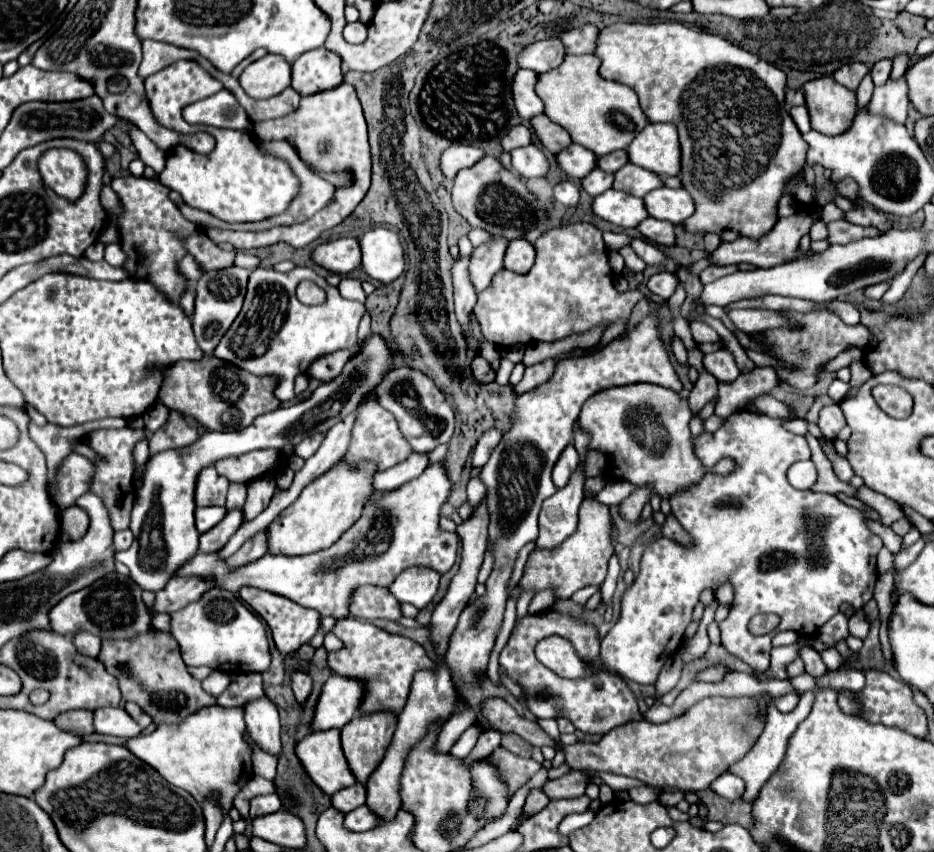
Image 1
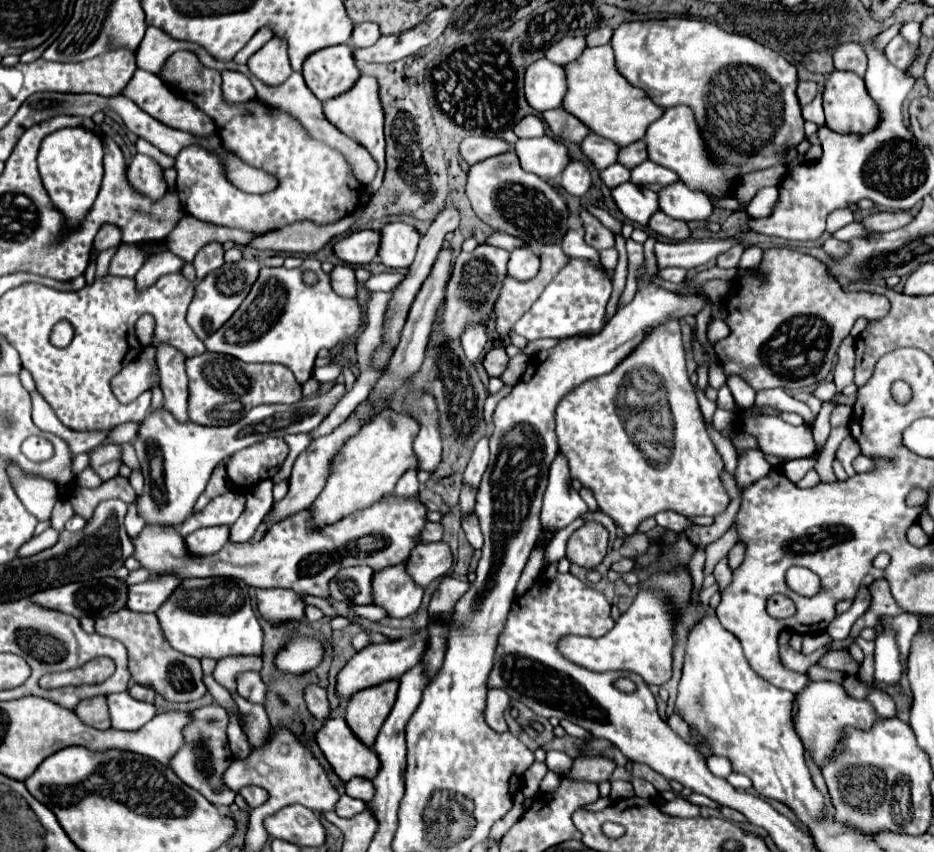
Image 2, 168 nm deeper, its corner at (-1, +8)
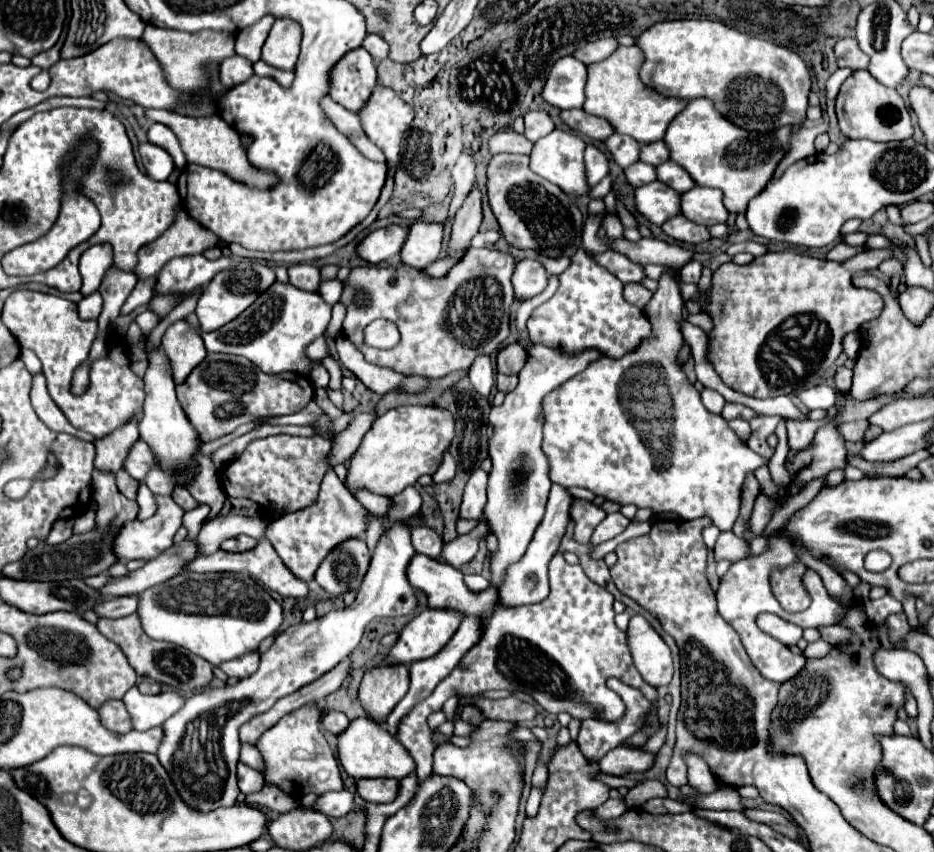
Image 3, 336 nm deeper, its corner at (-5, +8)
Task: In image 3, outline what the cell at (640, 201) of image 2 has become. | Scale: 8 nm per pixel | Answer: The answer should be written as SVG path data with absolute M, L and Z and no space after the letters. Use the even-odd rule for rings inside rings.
M651 182L635 190L637 210L653 224L663 224L681 210L681 194L661 182Z

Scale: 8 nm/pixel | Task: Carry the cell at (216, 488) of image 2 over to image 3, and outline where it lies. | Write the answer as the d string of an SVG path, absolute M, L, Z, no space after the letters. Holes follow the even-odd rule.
M201 504L201 506L195 508L195 510L185 512L185 516L183 516L183 526L189 530L187 540L195 540L195 538L197 538L199 530L201 530L205 518L207 518L207 514L209 514L209 506L205 506L205 504Z

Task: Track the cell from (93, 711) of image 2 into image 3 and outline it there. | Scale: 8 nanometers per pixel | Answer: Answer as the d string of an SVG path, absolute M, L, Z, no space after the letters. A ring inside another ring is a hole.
M121 700L105 702L105 706L101 706L99 714L101 714L103 726L117 732L117 734L125 734L125 732L133 730L131 716L129 716L129 712L127 712L127 708L125 708L125 704Z

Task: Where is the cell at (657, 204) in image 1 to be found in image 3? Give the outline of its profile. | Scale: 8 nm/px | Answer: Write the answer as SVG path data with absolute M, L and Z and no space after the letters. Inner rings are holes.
M695 186L693 190L681 194L681 214L689 216L691 222L713 226L727 222L729 212L723 206L723 192L717 188Z

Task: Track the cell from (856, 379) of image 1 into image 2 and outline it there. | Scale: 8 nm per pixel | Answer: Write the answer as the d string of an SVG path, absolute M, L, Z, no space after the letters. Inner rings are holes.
M829 400L829 402L823 402L819 414L817 414L817 420L813 424L813 438L819 446L825 444L825 440L829 438L829 432L831 432L831 426L829 426L829 416L831 412L837 408L837 402L835 400Z

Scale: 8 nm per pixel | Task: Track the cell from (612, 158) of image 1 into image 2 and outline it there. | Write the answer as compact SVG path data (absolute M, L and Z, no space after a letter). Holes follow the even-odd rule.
M637 140L629 146L623 146L617 156L617 162L625 164L625 168L633 168L635 164L641 164L643 160L647 160L647 148L645 148L643 140Z

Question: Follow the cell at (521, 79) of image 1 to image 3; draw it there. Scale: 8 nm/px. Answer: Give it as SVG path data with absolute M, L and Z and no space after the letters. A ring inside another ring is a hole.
M567 56L553 64L545 88L543 98L561 110L581 108L585 102L585 82L587 82L587 64L581 60Z

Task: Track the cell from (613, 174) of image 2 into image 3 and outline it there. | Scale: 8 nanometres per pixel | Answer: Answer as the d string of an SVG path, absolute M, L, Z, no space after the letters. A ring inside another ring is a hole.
M637 162L637 164L629 166L629 168L625 170L625 174L627 174L629 184L635 186L635 188L657 180L657 168L651 166L651 164L645 164L645 162Z

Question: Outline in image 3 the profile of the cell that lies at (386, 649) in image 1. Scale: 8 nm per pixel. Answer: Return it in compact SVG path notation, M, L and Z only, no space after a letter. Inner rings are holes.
M263 536L257 546L251 550L251 552L223 552L223 550L217 550L215 554L211 556L199 556L199 558L193 558L191 564L187 564L187 568L183 568L185 572L219 572L219 570L227 570L227 572L247 572L249 576L253 578L259 578L267 588L279 592L281 596L293 596L293 598L305 598L309 592L307 592L307 584L303 580L297 580L293 576L293 572L289 572L289 568L285 568L281 564L281 558L275 554L273 546L269 544L269 540Z

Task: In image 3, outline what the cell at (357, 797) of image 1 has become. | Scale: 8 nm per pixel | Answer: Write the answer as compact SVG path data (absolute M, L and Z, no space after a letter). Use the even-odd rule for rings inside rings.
M361 778L357 780L357 792L365 802L387 804L397 798L399 780L395 778Z

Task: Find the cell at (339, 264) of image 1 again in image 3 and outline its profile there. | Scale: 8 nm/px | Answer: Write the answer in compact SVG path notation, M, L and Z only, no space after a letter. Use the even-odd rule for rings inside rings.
M391 224L391 228L381 228L371 232L357 248L359 256L369 264L379 264L389 258L397 258L407 236L407 226Z

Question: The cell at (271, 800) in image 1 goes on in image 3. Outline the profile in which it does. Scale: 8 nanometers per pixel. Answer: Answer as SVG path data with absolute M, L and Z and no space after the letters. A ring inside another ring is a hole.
M243 762L237 764L237 778L239 778L239 790L243 794L251 794L251 792L259 792L263 788L263 774L245 766Z

